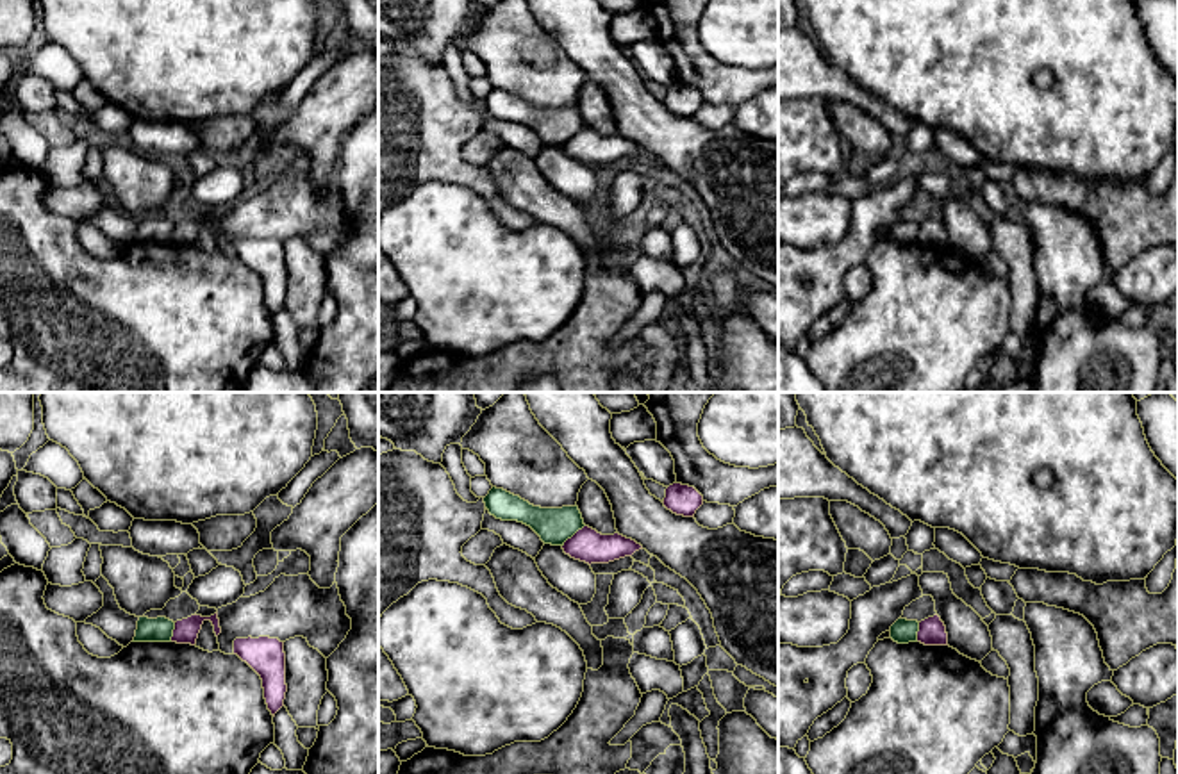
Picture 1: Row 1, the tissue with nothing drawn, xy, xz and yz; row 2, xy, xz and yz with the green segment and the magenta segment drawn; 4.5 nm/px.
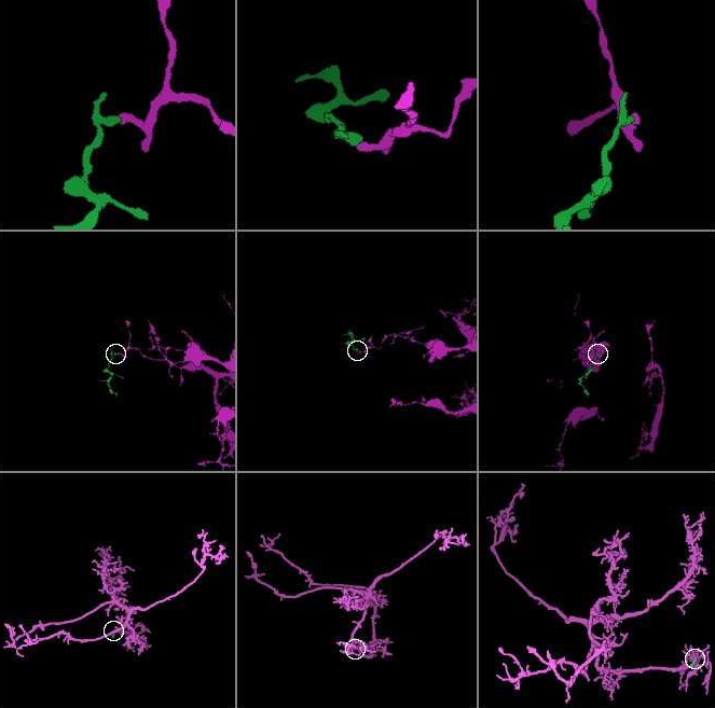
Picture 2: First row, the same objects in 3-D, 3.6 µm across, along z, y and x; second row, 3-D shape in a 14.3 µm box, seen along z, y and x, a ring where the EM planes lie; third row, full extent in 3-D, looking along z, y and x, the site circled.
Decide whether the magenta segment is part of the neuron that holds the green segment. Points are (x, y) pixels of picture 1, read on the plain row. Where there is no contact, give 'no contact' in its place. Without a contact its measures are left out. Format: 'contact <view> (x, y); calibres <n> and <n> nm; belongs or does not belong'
contact xz (572, 136); calibres 160 and 150 nm; does not belong

